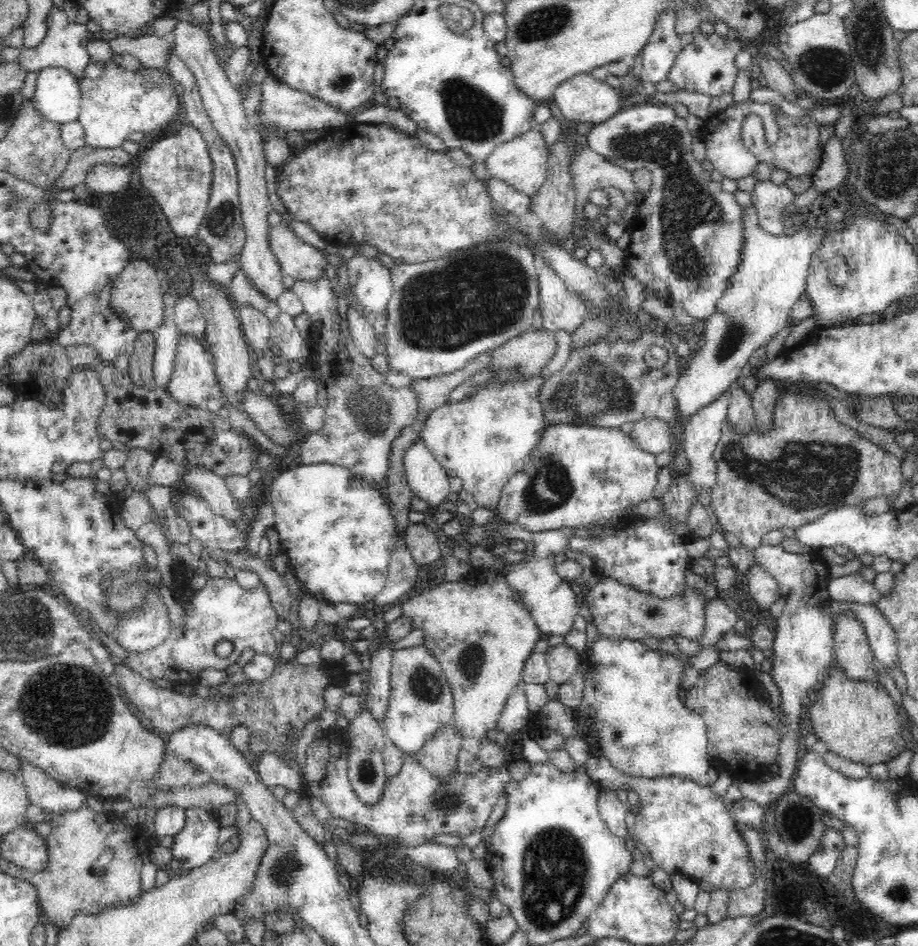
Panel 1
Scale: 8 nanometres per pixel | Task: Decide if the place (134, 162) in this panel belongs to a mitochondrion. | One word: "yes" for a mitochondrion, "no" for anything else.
no

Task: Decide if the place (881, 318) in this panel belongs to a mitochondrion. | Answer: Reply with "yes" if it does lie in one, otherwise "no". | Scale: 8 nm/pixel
no

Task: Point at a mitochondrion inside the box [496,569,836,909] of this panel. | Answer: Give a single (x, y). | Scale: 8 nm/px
(799, 819)

